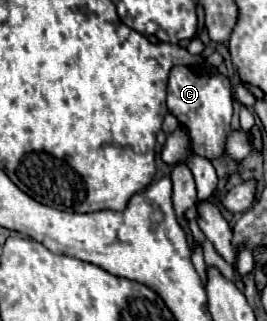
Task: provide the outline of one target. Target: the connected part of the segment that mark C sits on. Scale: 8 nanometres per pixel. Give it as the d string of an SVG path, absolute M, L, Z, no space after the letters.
M175 66L169 74L167 86L167 108L191 136L191 150L209 160L223 154L225 138L231 132L231 114L233 114L231 86L223 74L205 76L197 68Z

